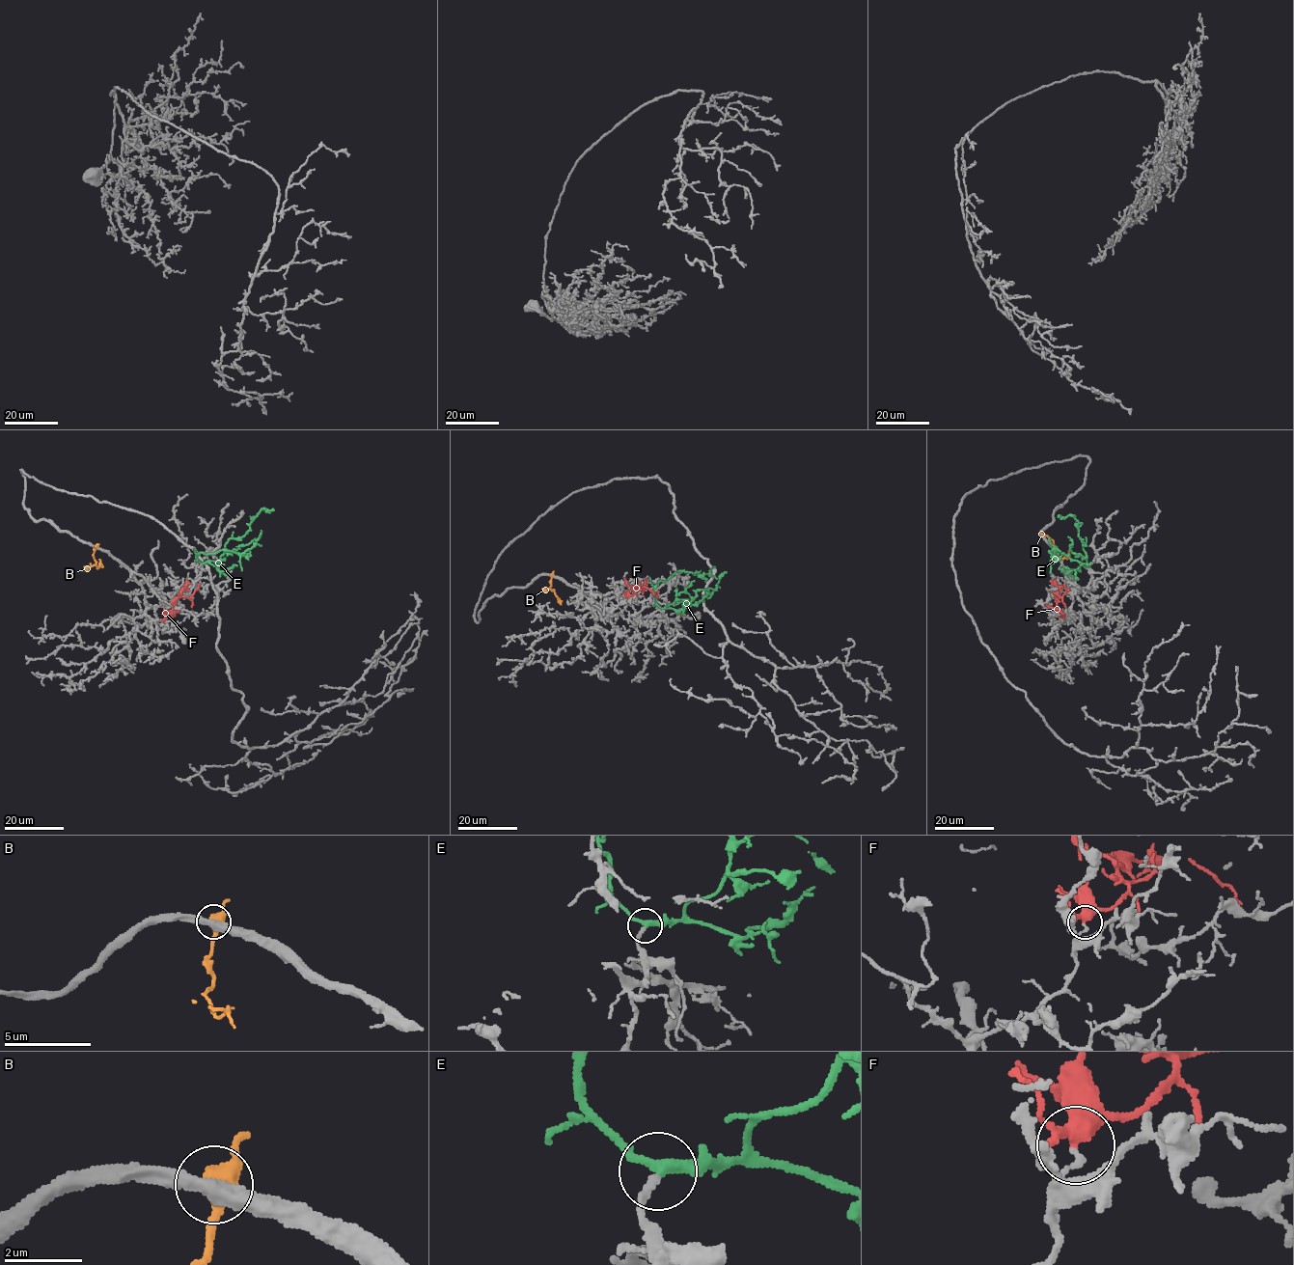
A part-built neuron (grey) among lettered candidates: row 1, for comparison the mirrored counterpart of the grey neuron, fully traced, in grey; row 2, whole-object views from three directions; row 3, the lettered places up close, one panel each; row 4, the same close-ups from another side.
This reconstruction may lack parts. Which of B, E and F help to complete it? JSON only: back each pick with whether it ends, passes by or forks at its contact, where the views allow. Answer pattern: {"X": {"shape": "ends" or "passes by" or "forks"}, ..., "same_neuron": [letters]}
{"E": {"shape": "passes by"}, "F": {"shape": "forks"}, "same_neuron": ["E", "F"]}

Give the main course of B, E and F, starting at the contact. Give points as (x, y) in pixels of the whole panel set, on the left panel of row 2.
B: (96, 546), (94, 557), (98, 566), (98, 559)
E: (202, 563), (219, 561), (230, 538), (240, 538), (262, 508), (274, 509)
F: (165, 618), (174, 614), (176, 599), (190, 597), (199, 584)

